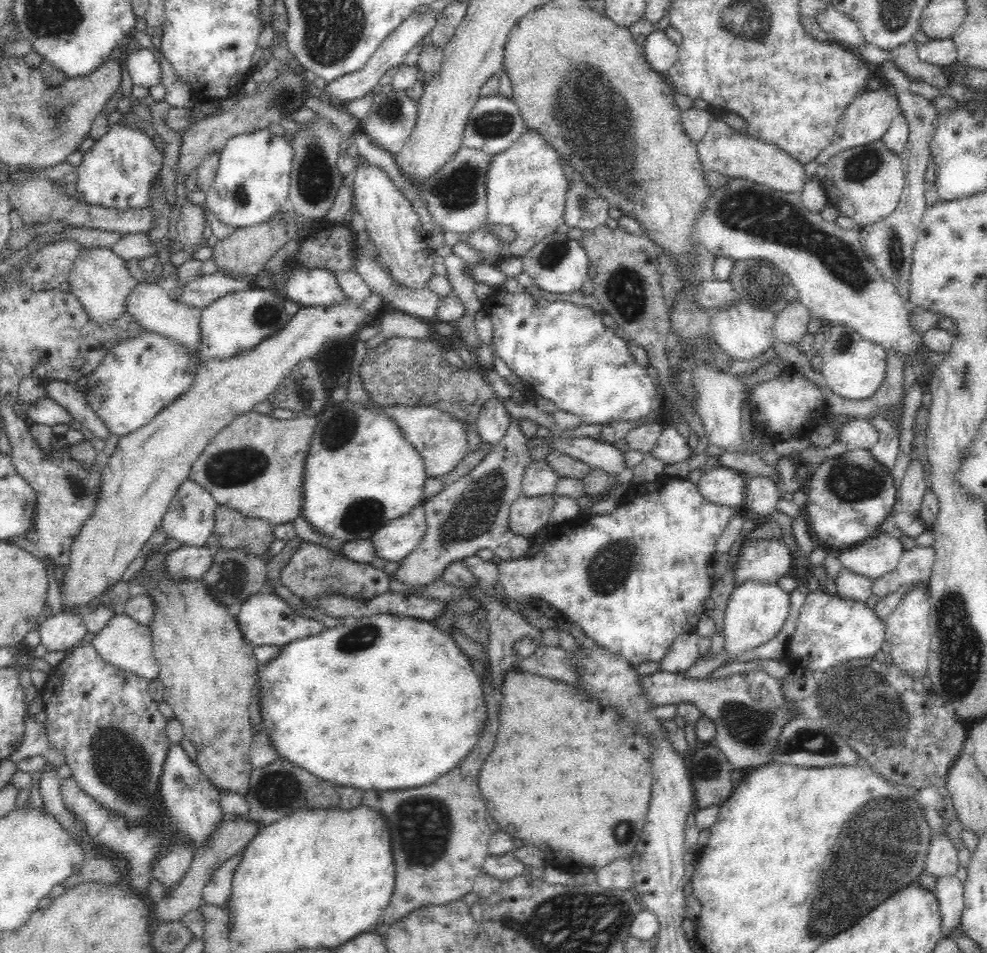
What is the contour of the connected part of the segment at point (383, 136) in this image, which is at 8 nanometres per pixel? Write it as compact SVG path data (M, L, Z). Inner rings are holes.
M405 90L380 91L375 94L372 108L360 129L376 146L394 155L414 131L418 102Z

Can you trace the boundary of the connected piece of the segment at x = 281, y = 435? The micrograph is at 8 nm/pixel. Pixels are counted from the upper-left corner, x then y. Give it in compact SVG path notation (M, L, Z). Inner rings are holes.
M253 410L238 415L228 426L209 440L206 448L192 464L189 479L211 492L218 505L238 510L244 516L262 518L273 525L293 521L302 512L303 477L307 454L310 450L317 417L304 416L294 419L276 419Z

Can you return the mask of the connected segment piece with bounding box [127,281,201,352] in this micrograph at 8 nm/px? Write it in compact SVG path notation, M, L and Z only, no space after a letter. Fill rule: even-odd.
M142 282L136 285L127 298L127 311L145 330L152 330L162 336L168 336L191 352L198 350L201 309L170 298L169 293L162 289L157 282Z

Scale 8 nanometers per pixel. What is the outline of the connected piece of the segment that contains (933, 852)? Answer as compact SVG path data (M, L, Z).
M947 832L932 834L926 872L936 877L937 880L940 876L956 876L959 865L957 854Z

